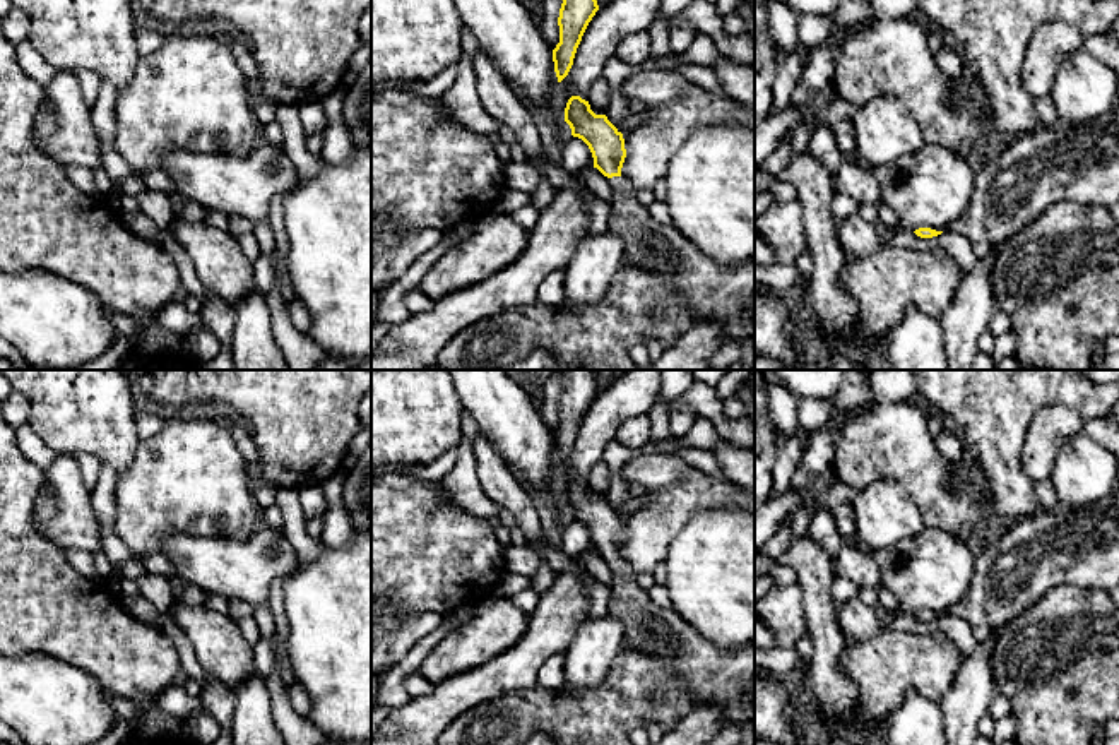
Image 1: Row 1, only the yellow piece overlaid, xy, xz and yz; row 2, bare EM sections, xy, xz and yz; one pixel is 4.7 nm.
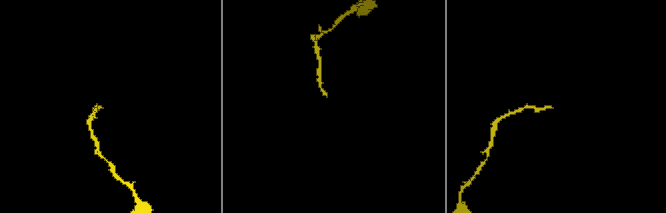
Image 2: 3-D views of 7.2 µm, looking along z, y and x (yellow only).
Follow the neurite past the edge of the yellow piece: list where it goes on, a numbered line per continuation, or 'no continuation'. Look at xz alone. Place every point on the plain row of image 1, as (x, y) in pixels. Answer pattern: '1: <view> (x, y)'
1: xz (709, 673)

